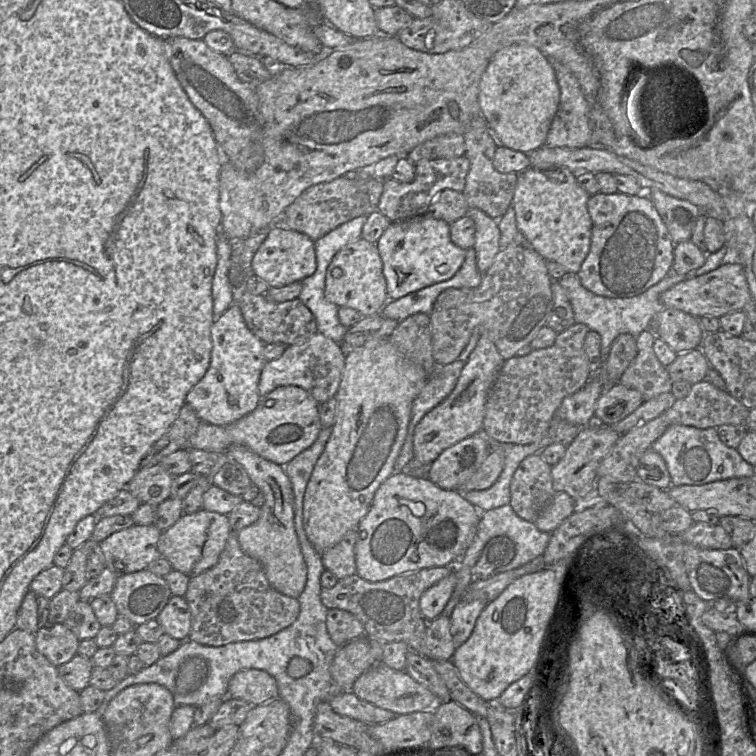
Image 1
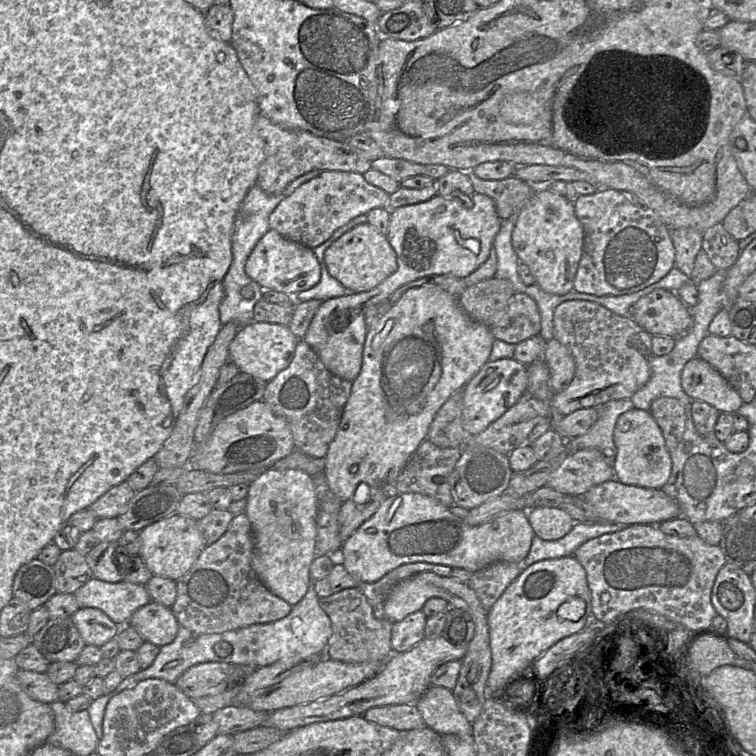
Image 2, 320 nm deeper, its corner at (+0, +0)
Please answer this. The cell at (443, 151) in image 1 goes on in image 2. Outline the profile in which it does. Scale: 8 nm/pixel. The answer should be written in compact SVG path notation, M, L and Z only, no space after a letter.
M390 157L376 159L371 162L371 165L372 168L390 176L399 183L415 175L425 175L437 180L451 170L442 164L420 164Z

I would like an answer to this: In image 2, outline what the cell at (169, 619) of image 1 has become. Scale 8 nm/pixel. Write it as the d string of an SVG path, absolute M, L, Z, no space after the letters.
M154 601L137 609L128 625L132 626L145 642L159 647L173 642L179 628L171 608Z

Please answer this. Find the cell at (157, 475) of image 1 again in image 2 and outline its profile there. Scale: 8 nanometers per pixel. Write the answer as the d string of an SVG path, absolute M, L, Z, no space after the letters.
M127 481L112 487L89 509L100 518L117 518L127 508L127 505L136 492L130 487Z

